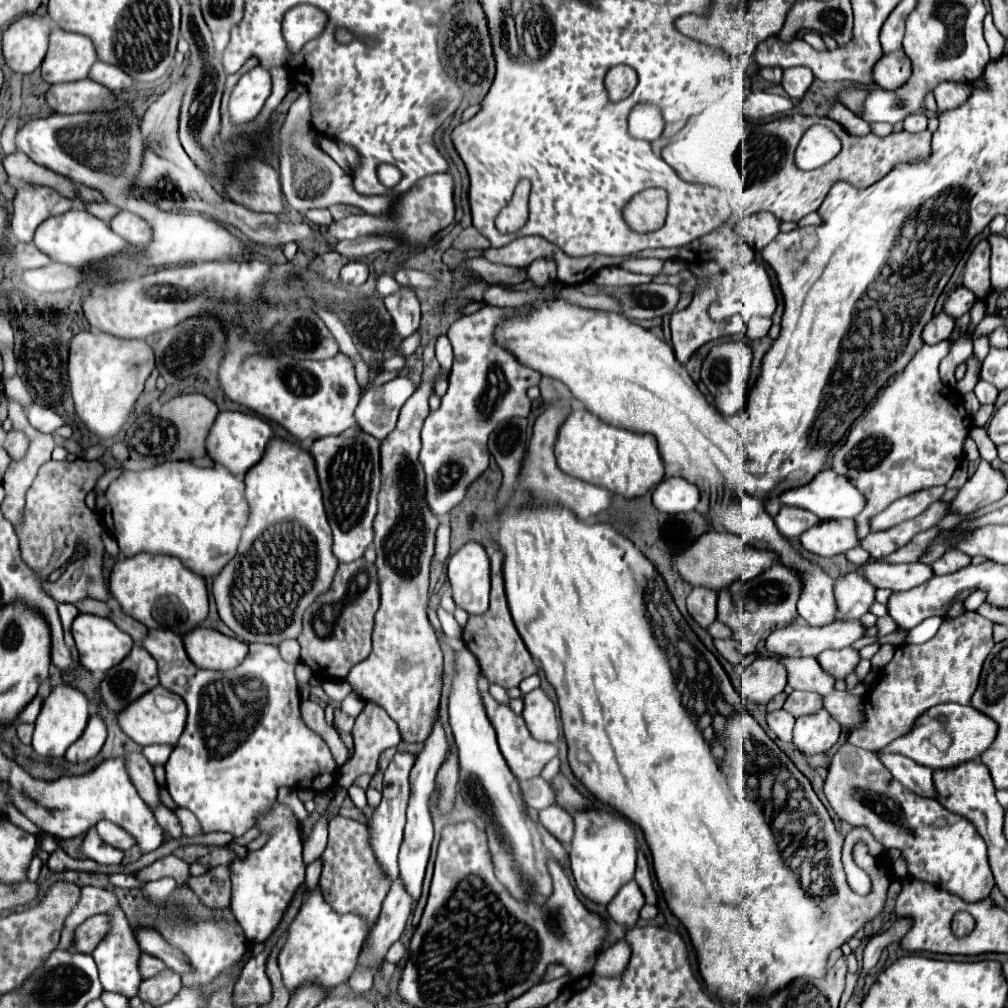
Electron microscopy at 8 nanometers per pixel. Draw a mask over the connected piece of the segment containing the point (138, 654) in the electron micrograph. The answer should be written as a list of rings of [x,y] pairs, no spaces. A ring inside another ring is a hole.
[[[134,646],[116,668],[110,668],[106,672],[100,684],[100,694],[104,704],[116,714],[128,702],[140,698],[156,684],[156,660],[142,646]]]

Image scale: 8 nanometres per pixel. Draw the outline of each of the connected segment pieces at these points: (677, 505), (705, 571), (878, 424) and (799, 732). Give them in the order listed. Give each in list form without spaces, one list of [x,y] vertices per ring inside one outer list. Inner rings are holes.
[[[666,478],[654,488],[652,502],[666,514],[690,512],[700,502],[700,490],[684,478]]]
[[[706,532],[698,536],[684,552],[672,554],[672,566],[676,574],[686,580],[692,586],[702,586],[710,590],[722,590],[728,588],[734,580],[752,580],[760,576],[760,572],[766,572],[768,566],[774,564],[774,554],[768,550],[758,550],[740,540],[740,536],[730,532]]]
[[[950,340],[936,346],[924,344],[908,366],[878,390],[866,414],[852,424],[846,442],[832,450],[830,468],[846,476],[866,500],[864,510],[854,518],[858,540],[864,540],[870,532],[868,520],[872,516],[900,496],[946,484],[962,460],[962,444],[970,432],[972,418],[964,408],[962,394],[946,386],[938,376],[938,364],[948,350]]]
[[[820,710],[812,716],[802,716],[794,724],[792,744],[802,754],[822,754],[828,752],[840,738],[840,724]]]

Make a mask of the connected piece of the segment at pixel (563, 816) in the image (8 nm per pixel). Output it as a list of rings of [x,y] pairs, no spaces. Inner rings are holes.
[[[548,806],[544,810],[540,810],[540,824],[564,846],[568,846],[572,842],[574,836],[574,820],[568,812],[564,812],[564,808],[560,806]]]

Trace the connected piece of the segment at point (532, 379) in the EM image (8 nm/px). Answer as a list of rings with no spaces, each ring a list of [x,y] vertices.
[[[482,304],[482,308],[470,316],[462,316],[458,318],[450,330],[446,332],[452,348],[454,348],[454,364],[452,364],[452,372],[450,372],[450,386],[448,392],[442,396],[442,404],[438,410],[430,412],[424,420],[422,426],[422,450],[420,450],[420,464],[424,468],[426,474],[426,504],[430,508],[430,512],[434,516],[440,514],[448,514],[456,504],[462,502],[466,488],[488,468],[488,460],[490,460],[490,452],[488,452],[488,436],[492,434],[492,430],[514,416],[528,416],[530,412],[530,398],[526,396],[526,390],[530,386],[538,386],[542,374],[526,368],[522,364],[518,364],[518,360],[506,352],[504,348],[494,344],[494,326],[512,314],[524,314],[528,312],[532,306],[522,306],[522,308],[496,308],[490,304]]]

